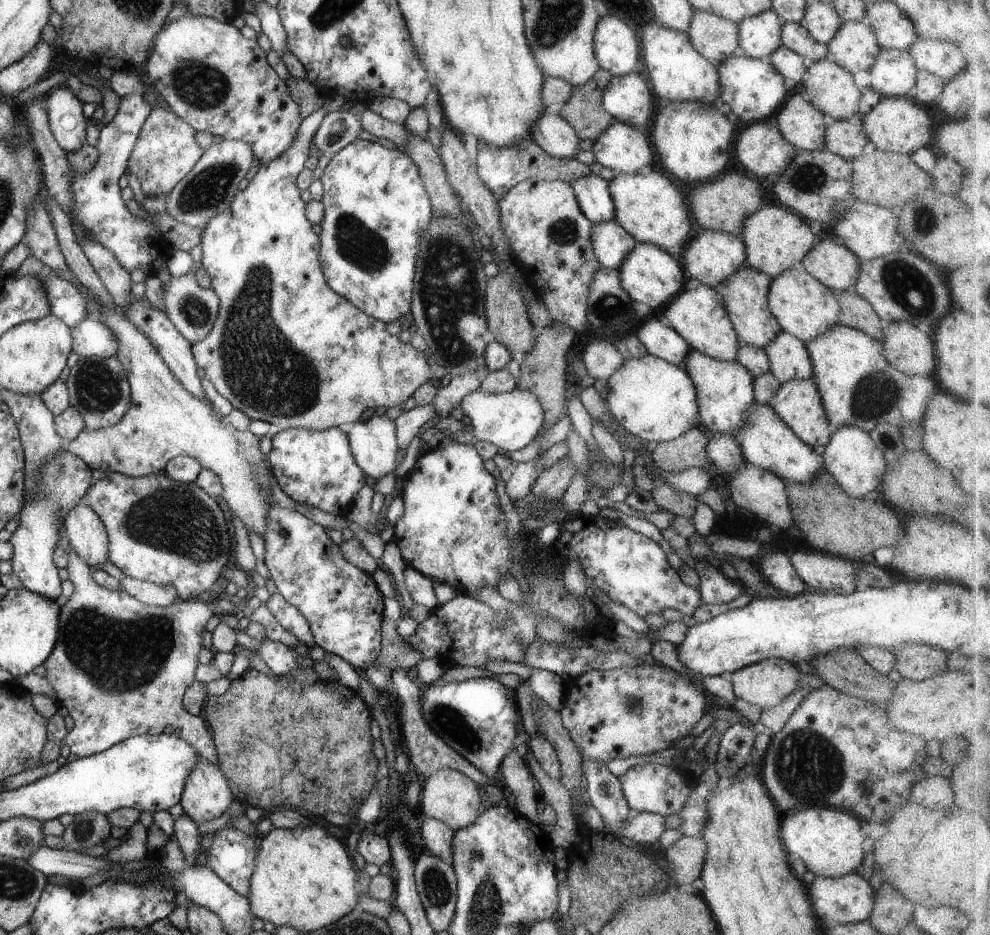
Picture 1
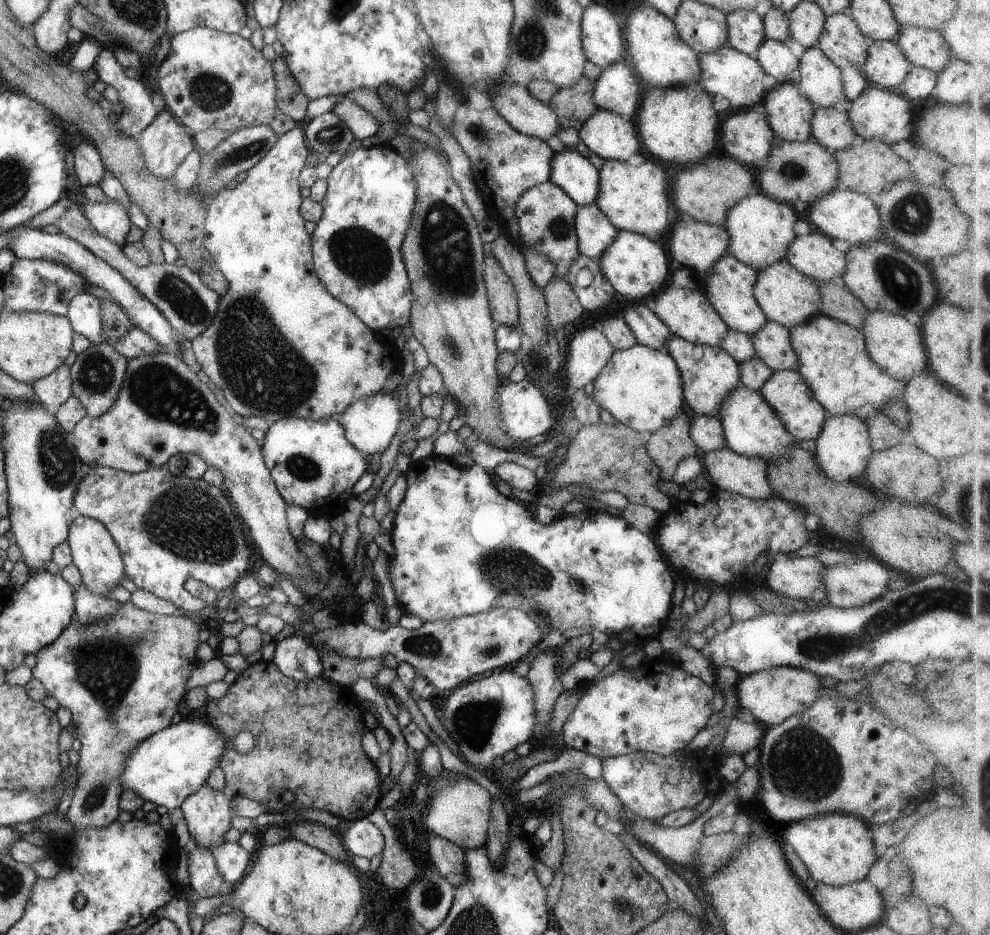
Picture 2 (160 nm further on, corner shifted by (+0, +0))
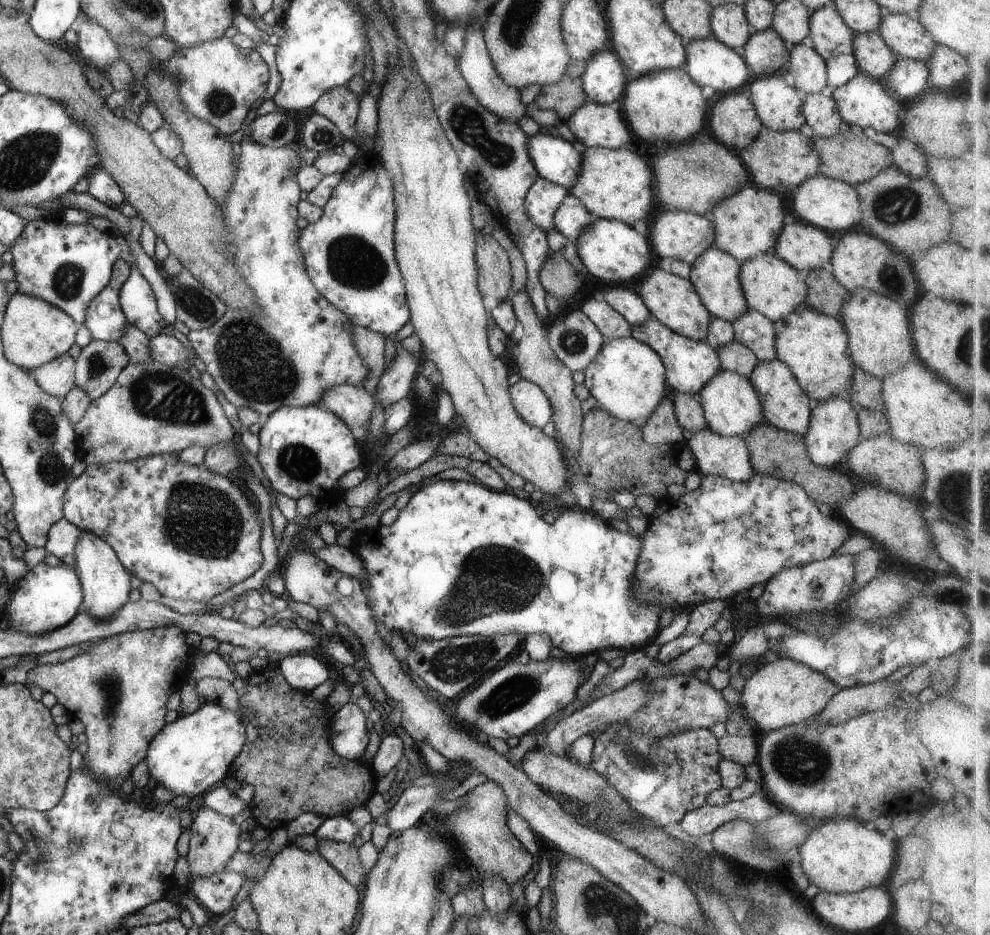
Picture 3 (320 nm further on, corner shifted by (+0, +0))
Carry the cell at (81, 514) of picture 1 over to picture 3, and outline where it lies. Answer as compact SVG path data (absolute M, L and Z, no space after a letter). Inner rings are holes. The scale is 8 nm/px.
M83 532L75 548L76 570L82 579L82 610L92 618L107 621L116 614L128 601L130 594L130 577L123 563L120 562L116 550L99 536L91 532Z

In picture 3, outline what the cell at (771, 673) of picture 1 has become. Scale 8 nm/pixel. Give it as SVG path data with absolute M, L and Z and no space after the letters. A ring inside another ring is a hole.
M784 657L770 660L745 681L739 708L755 729L766 733L798 724L817 715L841 689L825 674L811 669L803 662Z

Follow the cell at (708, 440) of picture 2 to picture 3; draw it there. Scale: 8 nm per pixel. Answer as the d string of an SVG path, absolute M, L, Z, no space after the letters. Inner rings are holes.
M670 390L669 396L673 400L676 420L687 435L708 428L698 394Z

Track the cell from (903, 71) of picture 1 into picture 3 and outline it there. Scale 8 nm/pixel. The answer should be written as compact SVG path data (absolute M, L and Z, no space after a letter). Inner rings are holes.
M877 30L855 33L853 55L860 73L879 80L893 69L898 59Z

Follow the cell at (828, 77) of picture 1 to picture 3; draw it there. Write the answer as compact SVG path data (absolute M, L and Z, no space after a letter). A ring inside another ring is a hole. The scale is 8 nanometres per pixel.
M808 43L790 46L789 61L791 69L787 72L787 80L792 86L806 94L823 91L827 85L827 66Z

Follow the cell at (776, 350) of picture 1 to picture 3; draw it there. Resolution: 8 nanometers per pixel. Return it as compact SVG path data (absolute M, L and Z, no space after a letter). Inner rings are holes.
M748 309L732 322L734 338L750 348L759 362L777 358L774 323L757 310Z

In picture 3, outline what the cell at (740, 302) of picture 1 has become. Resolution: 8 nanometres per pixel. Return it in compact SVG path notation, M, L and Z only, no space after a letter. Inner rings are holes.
M712 246L707 248L689 266L686 276L694 285L695 291L698 293L706 310L713 317L723 318L724 320L732 322L748 310L740 284L740 271L741 264L739 261L732 255Z

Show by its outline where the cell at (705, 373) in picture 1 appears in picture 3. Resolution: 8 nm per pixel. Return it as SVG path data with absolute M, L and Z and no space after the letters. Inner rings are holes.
M650 317L639 326L634 325L630 337L651 346L652 350L659 354L665 366L665 378L670 390L699 394L704 385L722 370L716 348L705 341L697 341L672 332L654 317Z

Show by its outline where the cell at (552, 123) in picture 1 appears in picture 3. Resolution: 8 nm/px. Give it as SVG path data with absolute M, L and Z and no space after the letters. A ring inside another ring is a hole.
M474 21L467 26L463 40L463 47L458 55L459 71L471 88L476 100L491 113L518 122L521 117L526 116L526 105L521 101L519 89L506 84L496 72L485 45L480 21Z

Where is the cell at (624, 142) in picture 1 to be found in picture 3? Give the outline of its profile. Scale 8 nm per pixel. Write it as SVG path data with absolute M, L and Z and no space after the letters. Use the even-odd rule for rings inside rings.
M586 101L567 120L571 138L585 147L619 149L630 147L630 130L619 105Z

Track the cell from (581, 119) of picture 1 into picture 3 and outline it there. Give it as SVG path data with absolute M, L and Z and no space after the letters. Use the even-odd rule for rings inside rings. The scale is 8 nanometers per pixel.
M564 74L560 82L544 85L533 105L540 110L554 110L561 122L566 123L586 101L580 77Z

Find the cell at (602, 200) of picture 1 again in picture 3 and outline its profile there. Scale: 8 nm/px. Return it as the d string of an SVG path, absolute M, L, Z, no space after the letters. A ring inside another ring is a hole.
M541 129L527 138L527 151L540 177L568 190L580 178L581 153L569 139Z

